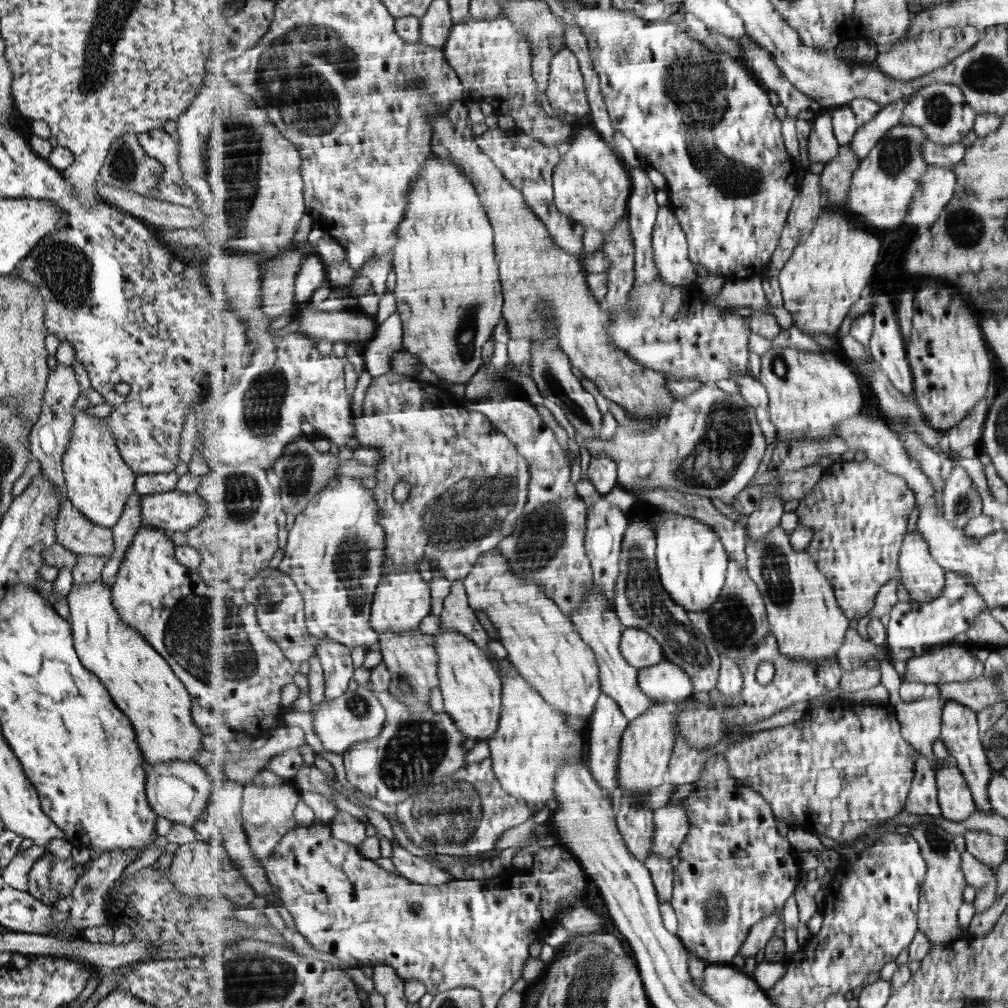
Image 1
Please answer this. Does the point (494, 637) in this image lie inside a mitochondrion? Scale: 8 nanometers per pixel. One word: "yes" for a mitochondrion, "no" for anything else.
no

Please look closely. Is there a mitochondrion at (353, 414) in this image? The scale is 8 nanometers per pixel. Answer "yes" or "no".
no

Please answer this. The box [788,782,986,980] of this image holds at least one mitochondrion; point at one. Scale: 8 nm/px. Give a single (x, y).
(937, 842)

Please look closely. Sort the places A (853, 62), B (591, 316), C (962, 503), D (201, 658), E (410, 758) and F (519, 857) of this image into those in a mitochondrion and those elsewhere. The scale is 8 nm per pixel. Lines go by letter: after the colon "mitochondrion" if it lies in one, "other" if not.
A: other
B: other
C: mitochondrion
D: mitochondrion
E: mitochondrion
F: other

